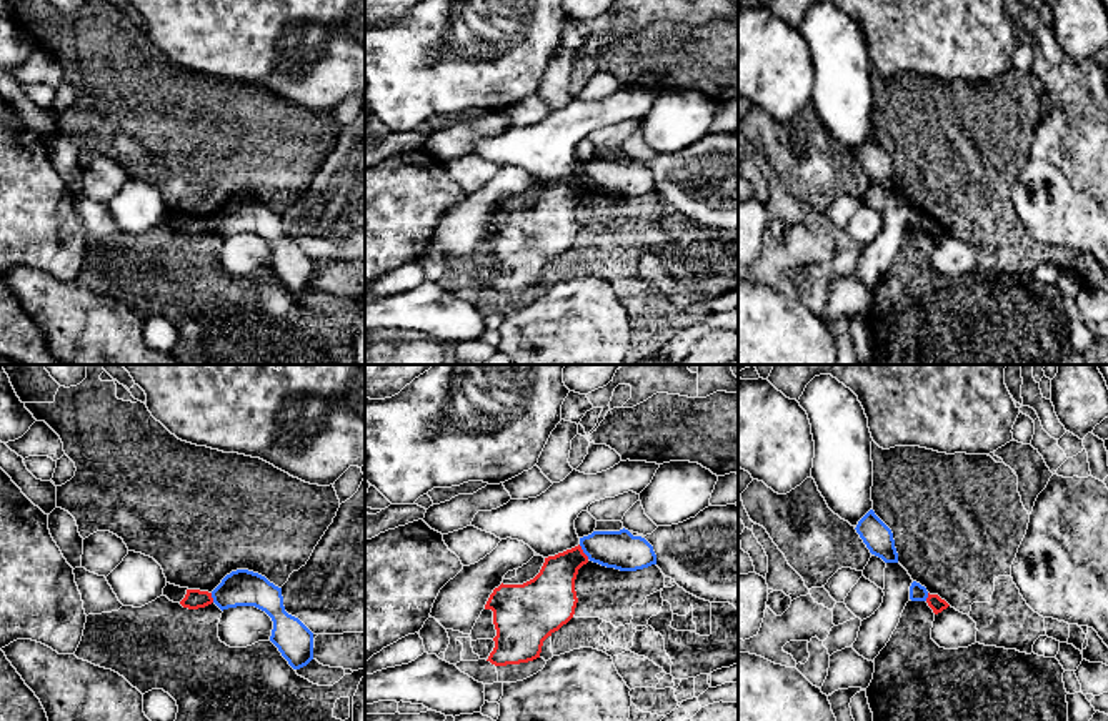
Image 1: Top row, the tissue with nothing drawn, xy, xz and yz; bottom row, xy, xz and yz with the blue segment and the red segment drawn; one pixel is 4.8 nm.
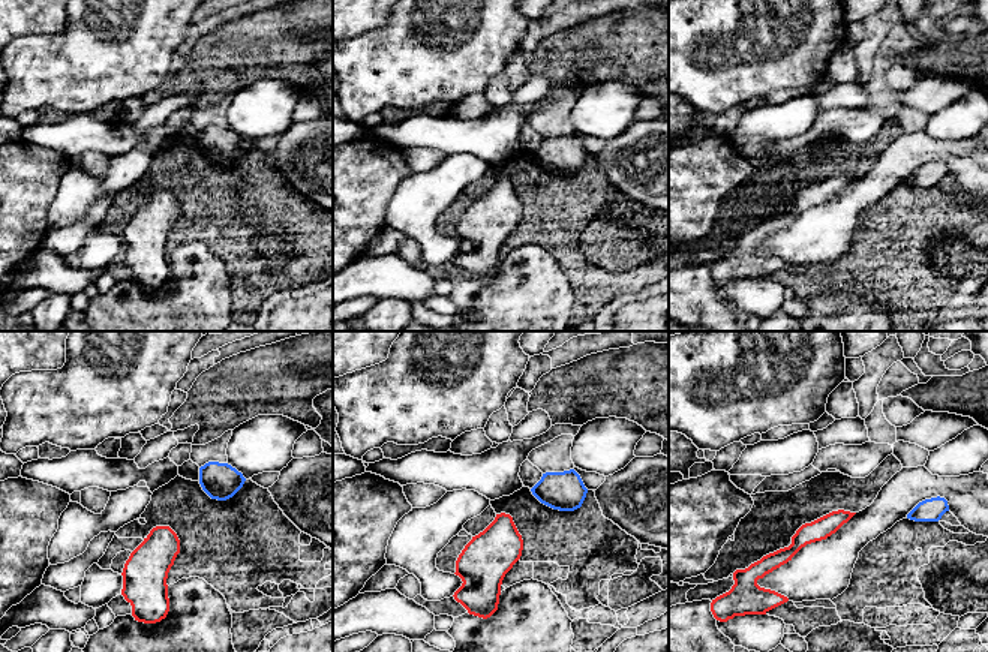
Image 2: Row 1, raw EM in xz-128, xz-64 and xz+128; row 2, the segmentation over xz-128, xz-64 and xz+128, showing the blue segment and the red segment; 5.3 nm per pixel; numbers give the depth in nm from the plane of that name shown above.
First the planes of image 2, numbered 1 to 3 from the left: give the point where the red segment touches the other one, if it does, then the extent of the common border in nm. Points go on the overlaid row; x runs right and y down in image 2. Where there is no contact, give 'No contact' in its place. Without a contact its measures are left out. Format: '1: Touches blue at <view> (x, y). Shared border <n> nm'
1: No contact
2: No contact
3: No contact

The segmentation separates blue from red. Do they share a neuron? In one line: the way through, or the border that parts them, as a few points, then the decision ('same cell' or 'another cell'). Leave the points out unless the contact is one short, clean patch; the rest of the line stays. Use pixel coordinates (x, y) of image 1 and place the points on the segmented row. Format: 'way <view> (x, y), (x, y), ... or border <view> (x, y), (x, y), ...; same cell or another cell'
border xz (578, 545), (588, 558); another cell

